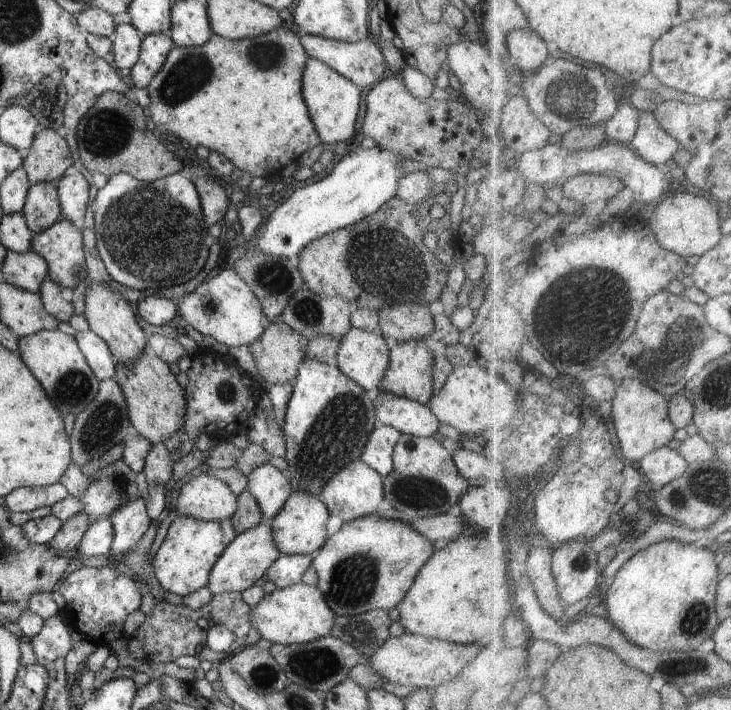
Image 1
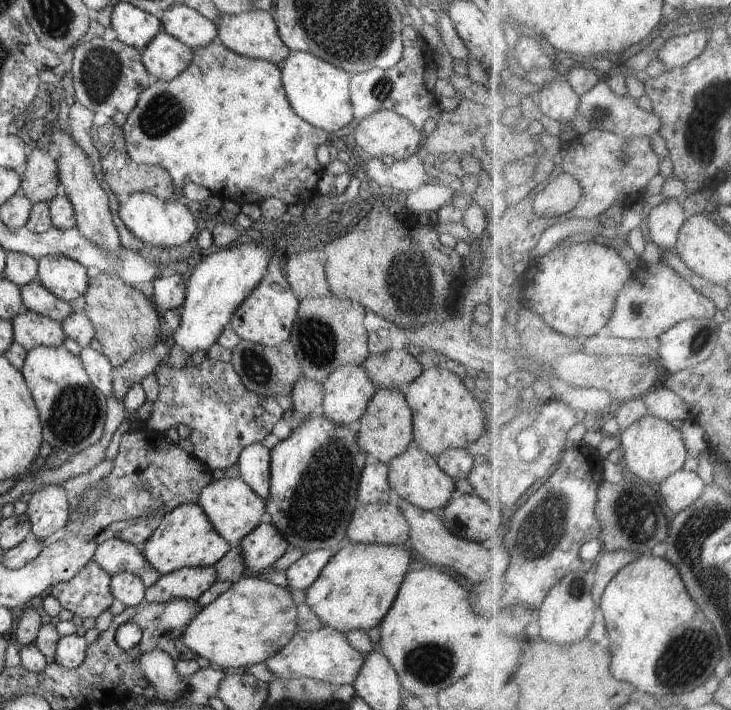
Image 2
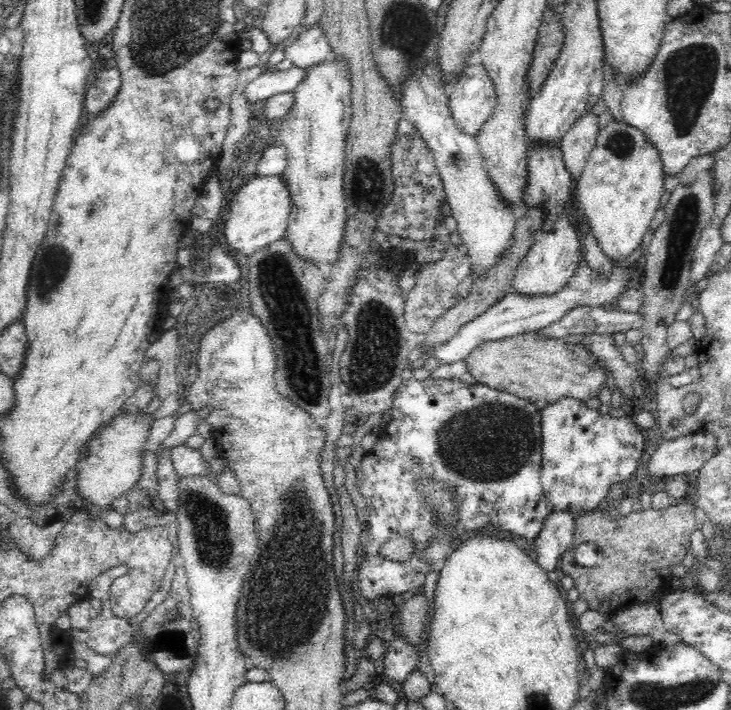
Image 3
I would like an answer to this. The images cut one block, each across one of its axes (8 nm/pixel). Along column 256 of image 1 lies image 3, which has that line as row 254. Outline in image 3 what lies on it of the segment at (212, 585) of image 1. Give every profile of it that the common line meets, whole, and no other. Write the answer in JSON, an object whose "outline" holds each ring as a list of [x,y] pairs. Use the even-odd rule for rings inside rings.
{"outline":[[[562,214],[552,227],[537,235],[537,240],[528,250],[520,266],[516,268],[512,286],[516,293],[524,296],[550,296],[560,292],[568,285],[578,266],[583,261],[584,251],[581,244],[582,238],[576,225],[570,224],[568,216]]]}

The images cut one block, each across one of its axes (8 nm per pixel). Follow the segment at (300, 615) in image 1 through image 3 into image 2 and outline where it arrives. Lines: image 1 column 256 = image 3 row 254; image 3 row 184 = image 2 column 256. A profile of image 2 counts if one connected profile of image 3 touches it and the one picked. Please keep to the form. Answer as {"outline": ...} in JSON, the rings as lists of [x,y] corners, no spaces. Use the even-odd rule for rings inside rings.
{"outline":[[[261,576],[240,577],[187,624],[182,642],[217,667],[249,667],[280,652],[298,632],[298,623],[297,605],[288,588]]]}

